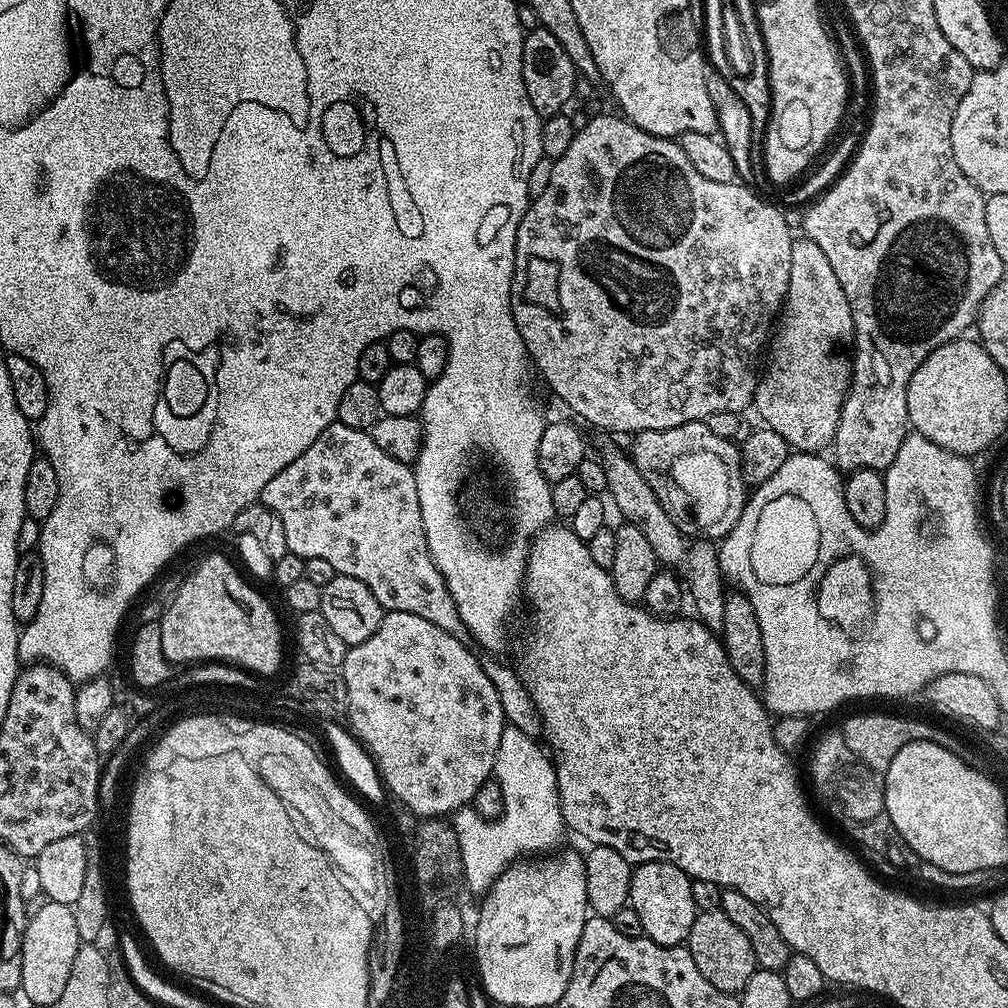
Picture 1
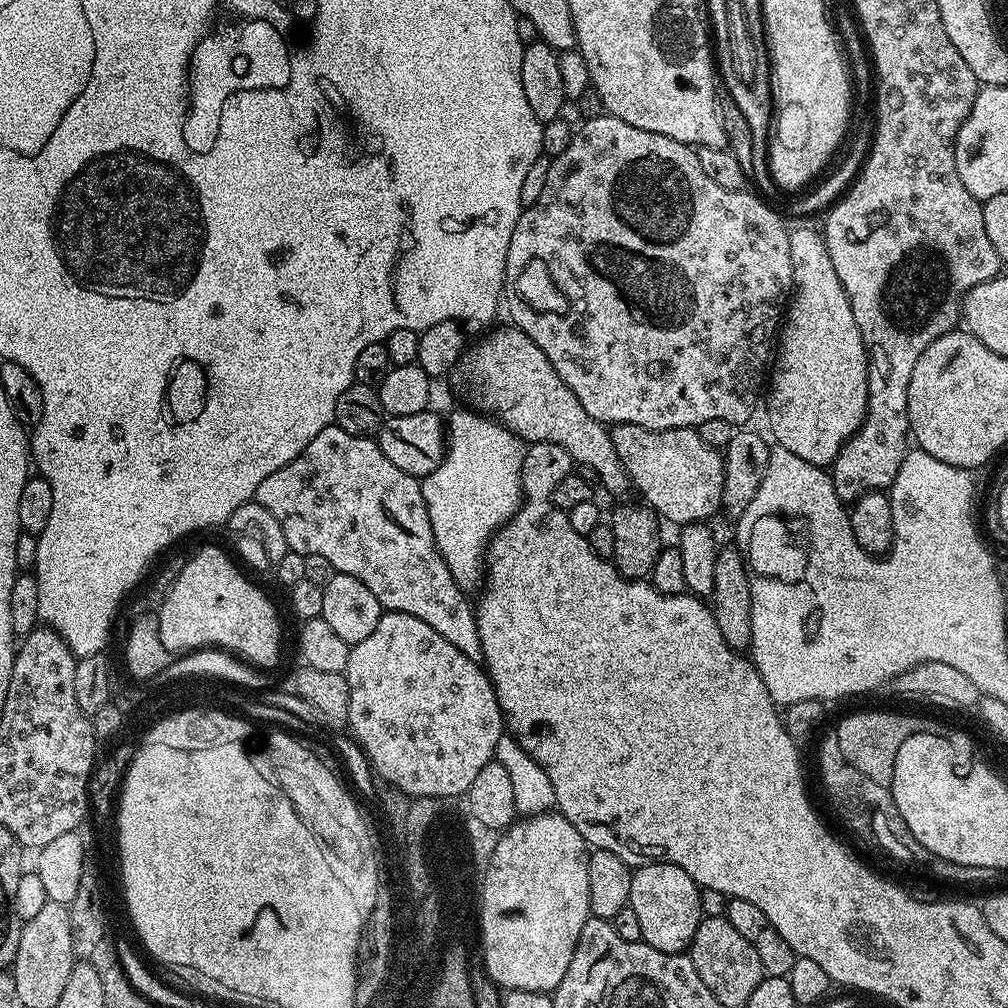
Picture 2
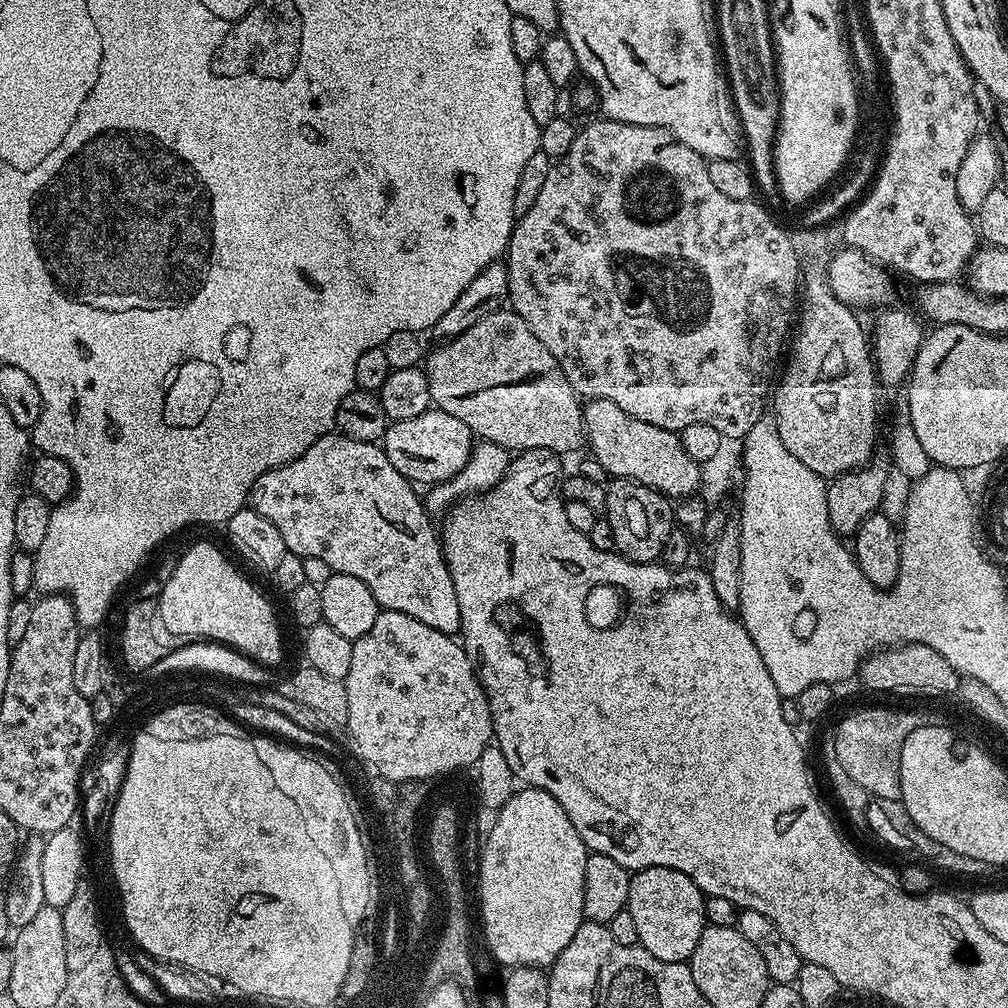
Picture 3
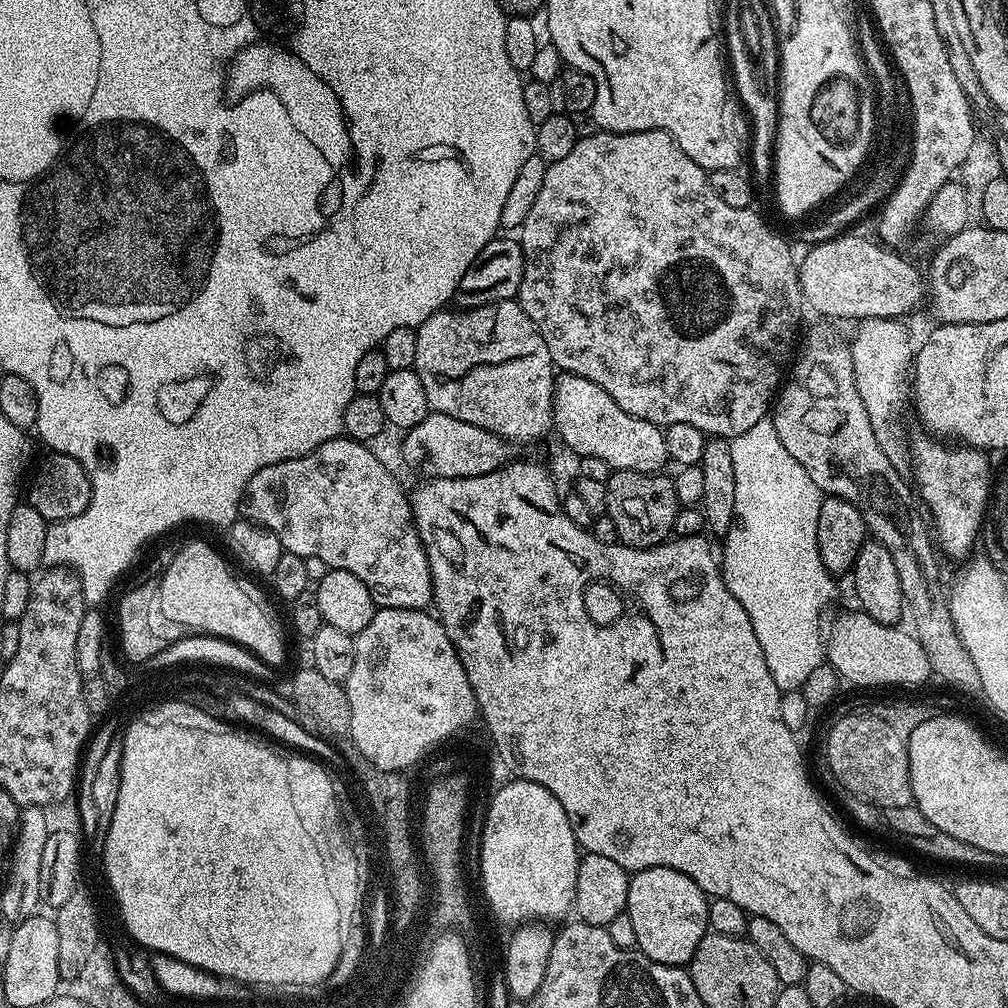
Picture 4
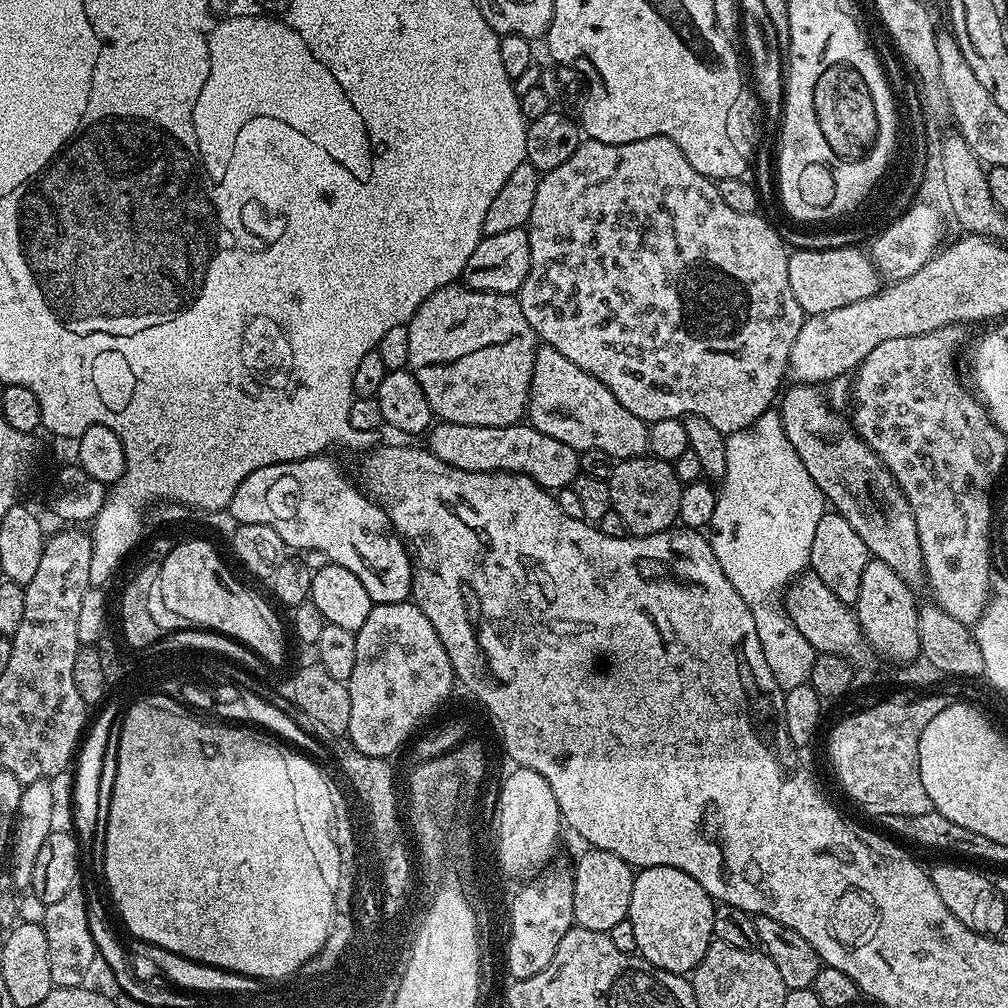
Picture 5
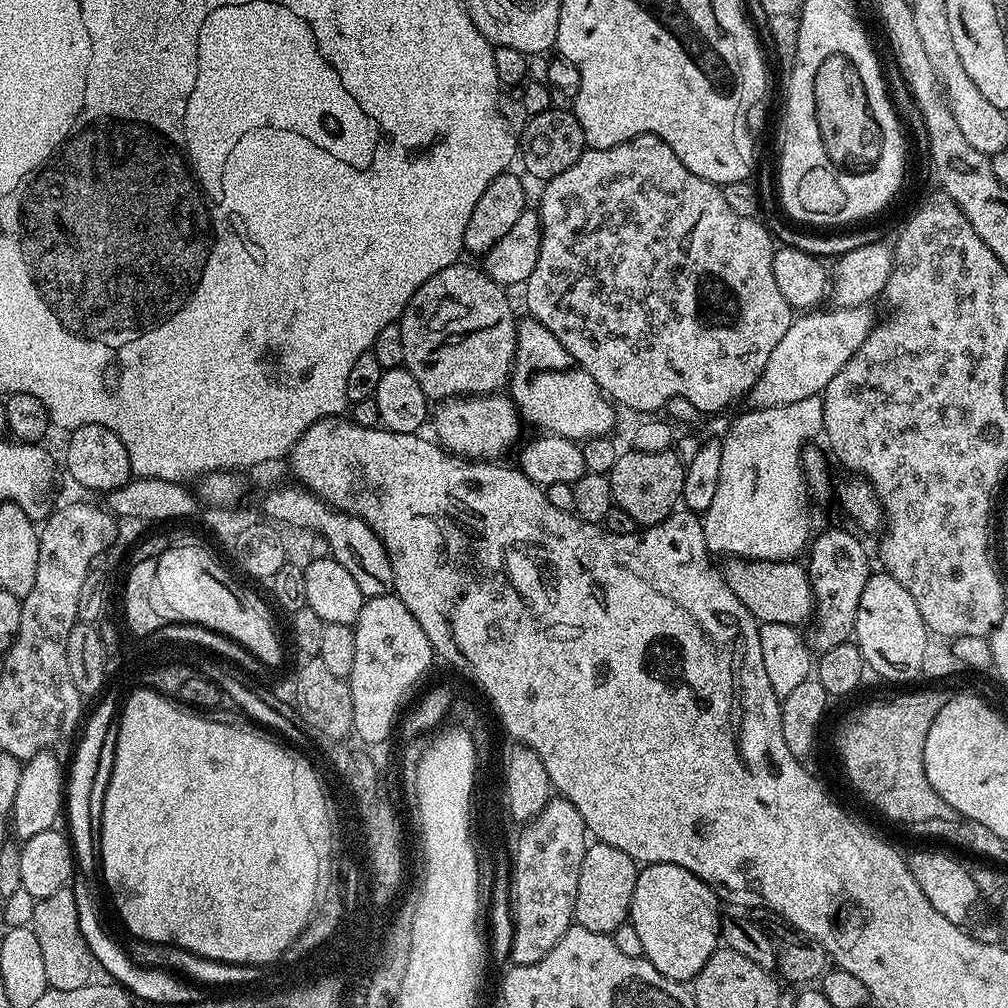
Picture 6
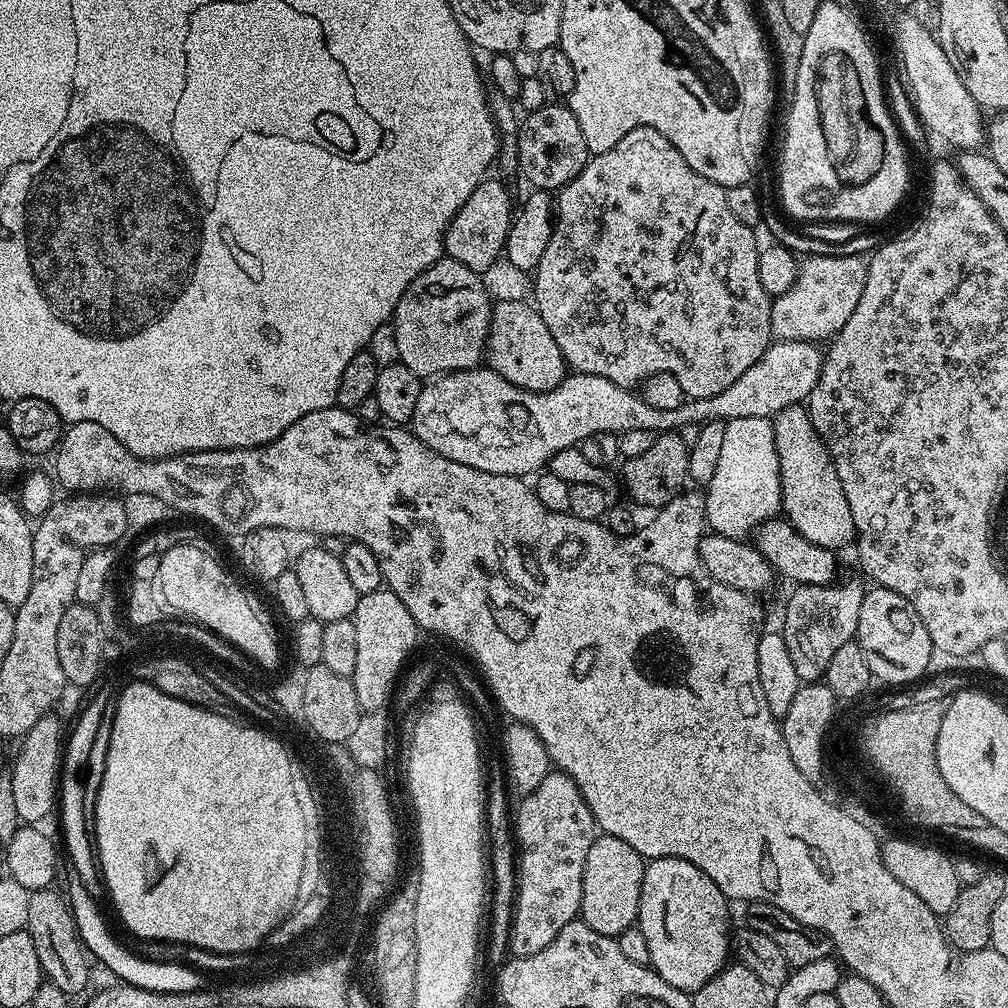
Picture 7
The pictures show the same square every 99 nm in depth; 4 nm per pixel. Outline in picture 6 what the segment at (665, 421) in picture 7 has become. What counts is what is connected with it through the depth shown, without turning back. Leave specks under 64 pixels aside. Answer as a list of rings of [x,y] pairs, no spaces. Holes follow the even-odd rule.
[[[832,306],[829,309],[829,312],[812,310],[793,319],[790,330],[786,330],[786,335],[779,340],[778,346],[774,346],[774,354],[770,354],[764,373],[746,397],[752,408],[786,406],[790,402],[802,402],[802,398],[820,396],[830,378],[834,378],[834,374],[838,374],[838,370],[842,370],[842,366],[854,358],[862,342],[866,342],[872,333],[873,309],[868,306]],[[507,395],[457,396],[443,401],[437,408],[440,409],[434,412],[435,439],[453,456],[477,462],[496,462],[504,458],[512,447],[517,447],[522,417]]]

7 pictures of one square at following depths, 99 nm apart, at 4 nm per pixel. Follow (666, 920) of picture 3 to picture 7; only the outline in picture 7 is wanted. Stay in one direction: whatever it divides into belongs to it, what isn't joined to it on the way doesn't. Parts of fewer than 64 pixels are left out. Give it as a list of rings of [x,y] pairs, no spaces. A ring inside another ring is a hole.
[[[658,858],[648,860],[644,866],[644,877],[642,878],[642,898],[640,909],[636,915],[638,927],[646,938],[646,947],[650,950],[648,964],[657,972],[670,986],[686,993],[698,991],[710,978],[714,978],[728,963],[730,957],[730,928],[728,932],[728,897],[710,882],[698,866],[686,862],[682,858]]]

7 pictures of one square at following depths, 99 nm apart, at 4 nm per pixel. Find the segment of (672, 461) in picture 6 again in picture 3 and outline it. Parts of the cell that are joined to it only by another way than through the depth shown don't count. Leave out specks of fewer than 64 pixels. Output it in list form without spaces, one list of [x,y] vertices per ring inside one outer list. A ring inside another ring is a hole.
[[[613,479],[607,485],[607,490],[608,497],[604,512],[610,522],[610,530],[614,530],[615,551],[639,564],[651,564],[659,561],[666,546],[666,538],[670,538],[674,527],[673,501],[669,497],[663,496],[658,490],[654,490],[650,486],[642,486],[633,480]]]

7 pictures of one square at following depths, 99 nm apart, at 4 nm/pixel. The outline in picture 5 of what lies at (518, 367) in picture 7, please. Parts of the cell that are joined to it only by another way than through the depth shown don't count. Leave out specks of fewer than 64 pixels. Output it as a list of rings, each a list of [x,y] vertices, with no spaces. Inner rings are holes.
[[[547,346],[536,349],[526,416],[532,427],[550,434],[550,438],[558,438],[558,442],[566,442],[578,453],[602,450],[602,454],[610,454],[617,461],[648,452],[649,425],[630,414],[598,378],[574,366],[566,354],[558,354],[558,350]]]

